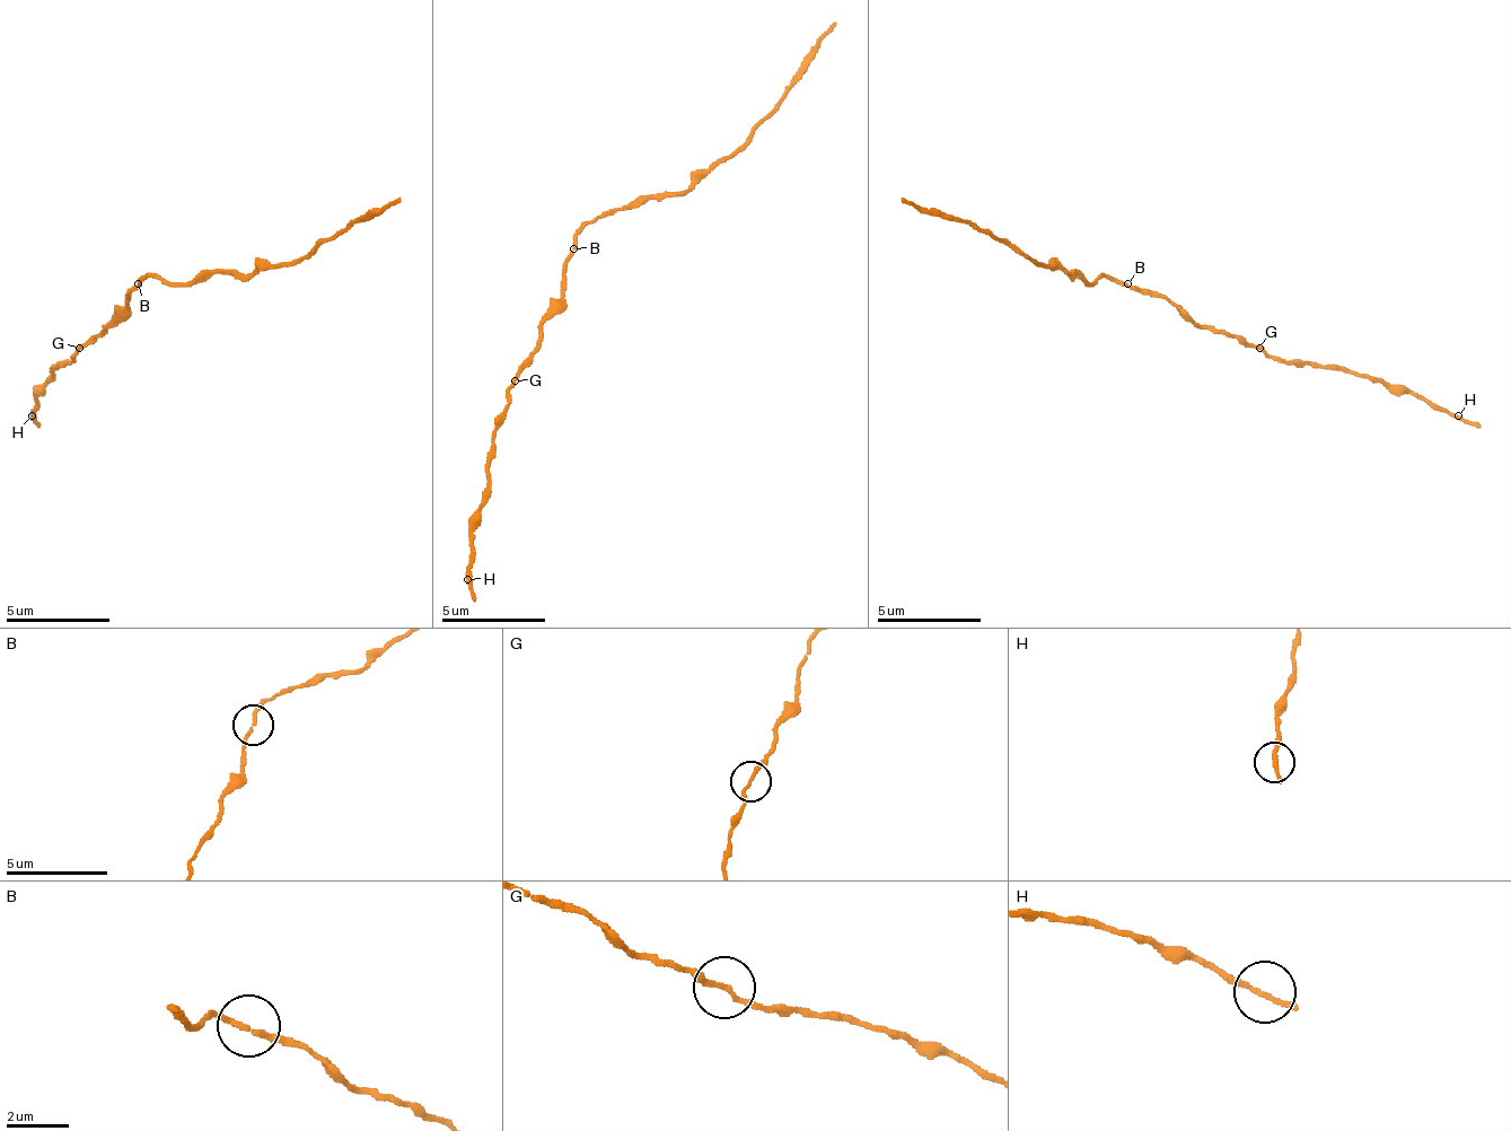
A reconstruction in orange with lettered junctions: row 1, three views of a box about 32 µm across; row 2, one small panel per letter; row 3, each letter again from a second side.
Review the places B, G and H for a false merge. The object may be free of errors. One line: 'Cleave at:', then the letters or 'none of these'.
Cleave at: none of these

